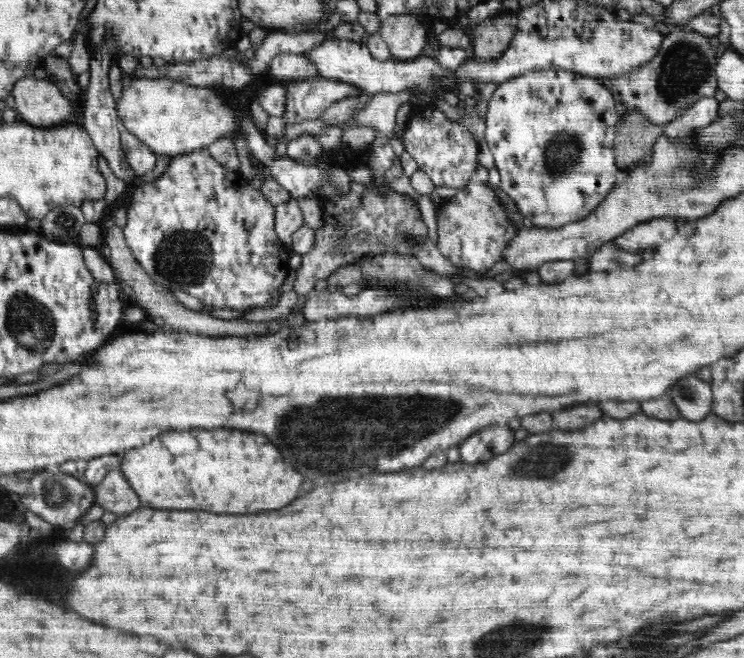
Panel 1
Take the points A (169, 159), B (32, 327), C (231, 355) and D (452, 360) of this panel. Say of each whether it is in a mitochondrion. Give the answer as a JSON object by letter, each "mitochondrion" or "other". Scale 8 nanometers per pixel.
{"A":"other","B":"mitochondrion","C":"other","D":"other"}

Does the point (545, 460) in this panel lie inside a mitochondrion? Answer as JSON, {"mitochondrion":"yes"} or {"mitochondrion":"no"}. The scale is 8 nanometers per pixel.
{"mitochondrion":"yes"}

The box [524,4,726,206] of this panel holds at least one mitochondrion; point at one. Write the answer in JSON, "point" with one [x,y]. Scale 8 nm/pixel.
{"point":[685,70]}

